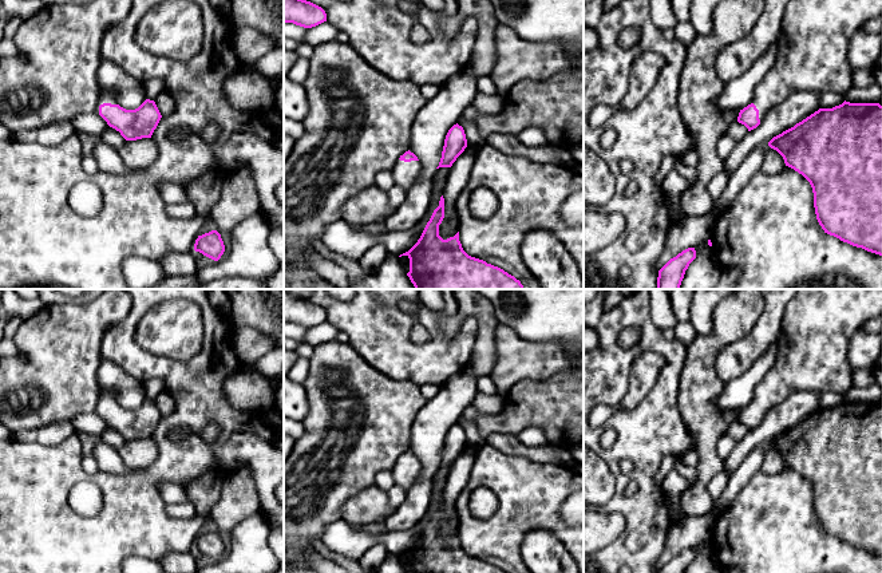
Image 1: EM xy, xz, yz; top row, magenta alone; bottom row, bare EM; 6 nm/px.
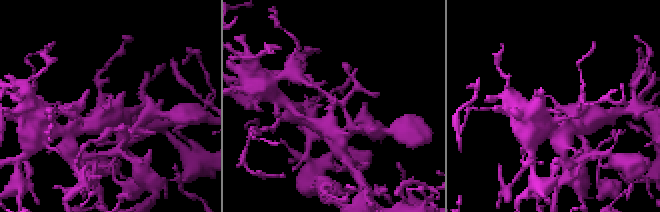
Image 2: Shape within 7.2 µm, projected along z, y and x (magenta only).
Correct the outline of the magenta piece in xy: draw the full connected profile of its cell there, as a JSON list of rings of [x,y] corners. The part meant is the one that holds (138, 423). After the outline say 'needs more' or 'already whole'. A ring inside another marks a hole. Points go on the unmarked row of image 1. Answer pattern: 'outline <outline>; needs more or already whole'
outline [[[100,388],[95,412],[126,440],[151,438],[162,418],[154,400],[146,399],[138,408],[126,410],[118,404],[114,391],[106,388]]]; needs more

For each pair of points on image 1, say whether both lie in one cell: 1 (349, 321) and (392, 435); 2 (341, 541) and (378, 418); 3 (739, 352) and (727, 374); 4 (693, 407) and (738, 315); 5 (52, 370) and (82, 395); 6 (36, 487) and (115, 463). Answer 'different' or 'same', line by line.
1: different
2: different
3: same
4: same
5: same
6: different

